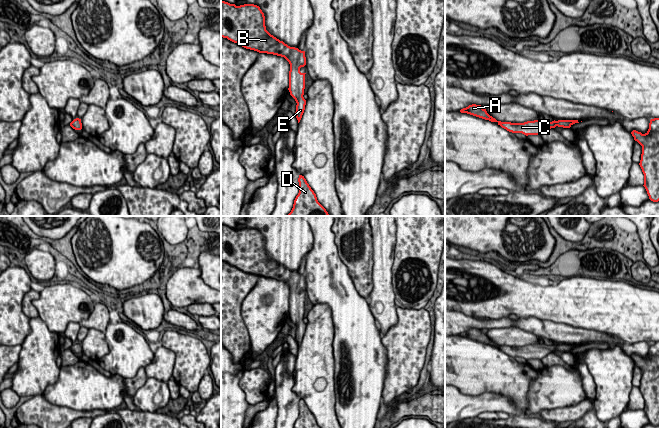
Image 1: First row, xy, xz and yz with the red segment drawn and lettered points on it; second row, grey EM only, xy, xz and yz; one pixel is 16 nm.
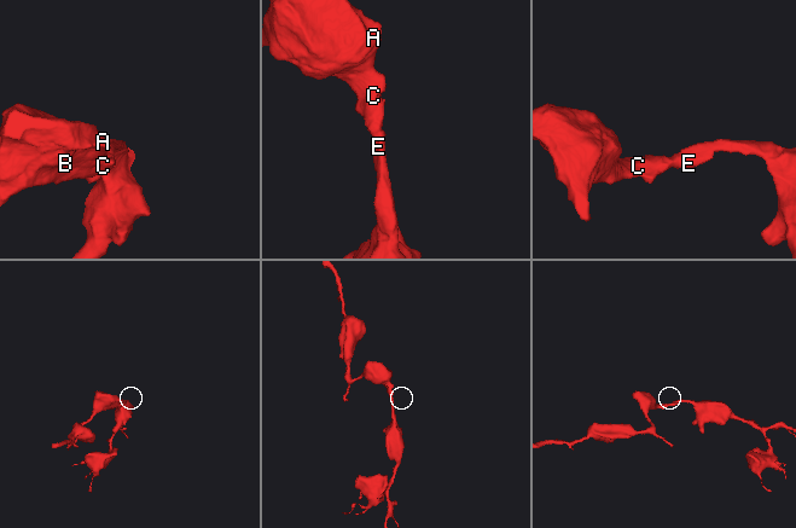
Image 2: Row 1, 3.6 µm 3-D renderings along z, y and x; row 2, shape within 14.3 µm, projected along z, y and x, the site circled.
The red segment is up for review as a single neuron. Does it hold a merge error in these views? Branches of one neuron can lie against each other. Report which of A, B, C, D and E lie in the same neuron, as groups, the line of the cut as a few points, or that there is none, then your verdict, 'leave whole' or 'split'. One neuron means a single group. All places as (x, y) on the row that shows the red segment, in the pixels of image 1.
A B C D E | no cut | leave whole

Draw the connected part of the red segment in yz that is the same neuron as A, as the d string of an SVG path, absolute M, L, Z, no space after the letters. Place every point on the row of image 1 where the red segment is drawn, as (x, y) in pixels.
M472 104L466 108L460 110L461 113L467 113L491 122L497 122L502 128L512 133L522 133L528 135L542 135L551 128L563 127L570 128L573 124L579 123L578 120L558 120L558 121L545 121L545 120L534 120L527 121L524 123L511 123L497 121L495 118L490 116L486 109L483 109L481 105Z

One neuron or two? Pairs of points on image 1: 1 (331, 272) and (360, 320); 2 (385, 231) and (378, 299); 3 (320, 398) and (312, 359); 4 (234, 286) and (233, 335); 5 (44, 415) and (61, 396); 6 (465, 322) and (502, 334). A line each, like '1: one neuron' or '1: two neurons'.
1: one neuron
2: one neuron
3: one neuron
4: one neuron
5: two neurons
6: two neurons

